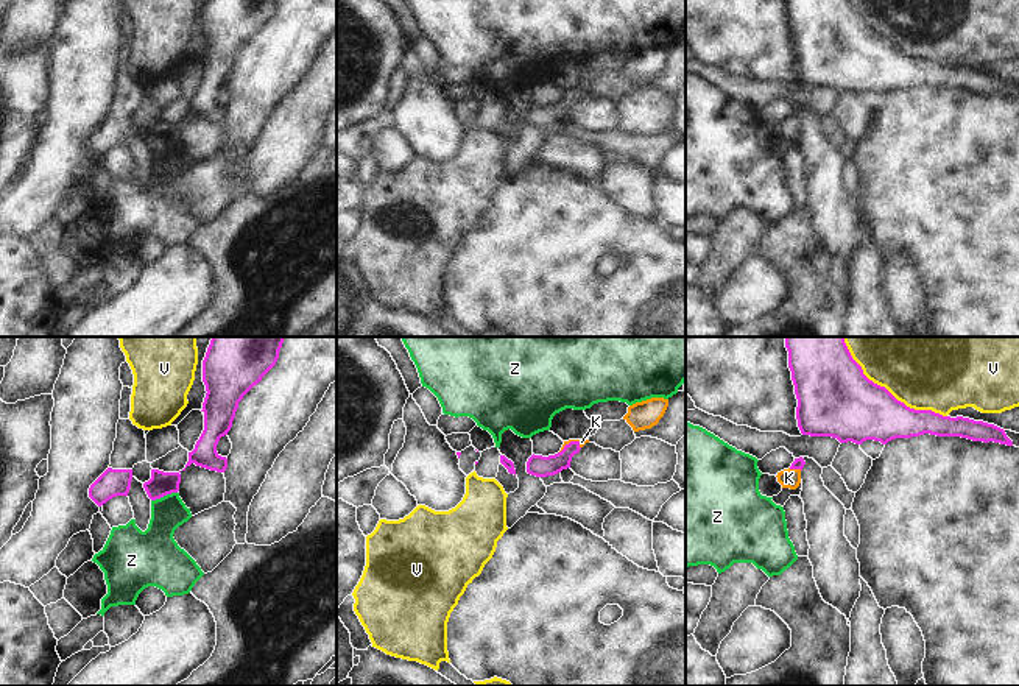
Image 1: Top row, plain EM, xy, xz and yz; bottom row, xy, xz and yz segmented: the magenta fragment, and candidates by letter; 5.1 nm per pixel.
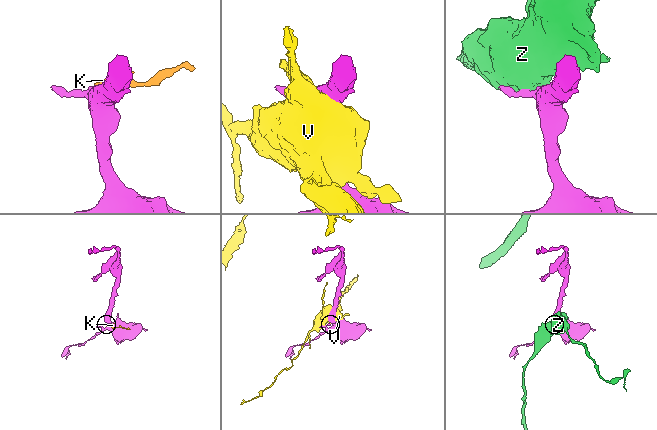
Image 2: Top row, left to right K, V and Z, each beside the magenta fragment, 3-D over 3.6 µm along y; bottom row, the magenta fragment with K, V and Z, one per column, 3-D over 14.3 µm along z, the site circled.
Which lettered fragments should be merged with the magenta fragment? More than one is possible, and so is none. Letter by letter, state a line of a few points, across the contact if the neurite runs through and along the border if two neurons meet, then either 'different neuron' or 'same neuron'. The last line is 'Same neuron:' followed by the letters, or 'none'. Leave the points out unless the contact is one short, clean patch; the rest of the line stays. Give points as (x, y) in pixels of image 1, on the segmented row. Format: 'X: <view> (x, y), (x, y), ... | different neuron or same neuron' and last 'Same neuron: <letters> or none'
K: xz (541, 466), (555, 463), (569, 443), (581, 442) | same neuron
V: different neuron
Z: xy (176, 491), (151, 501) | different neuron
Same neuron: K

